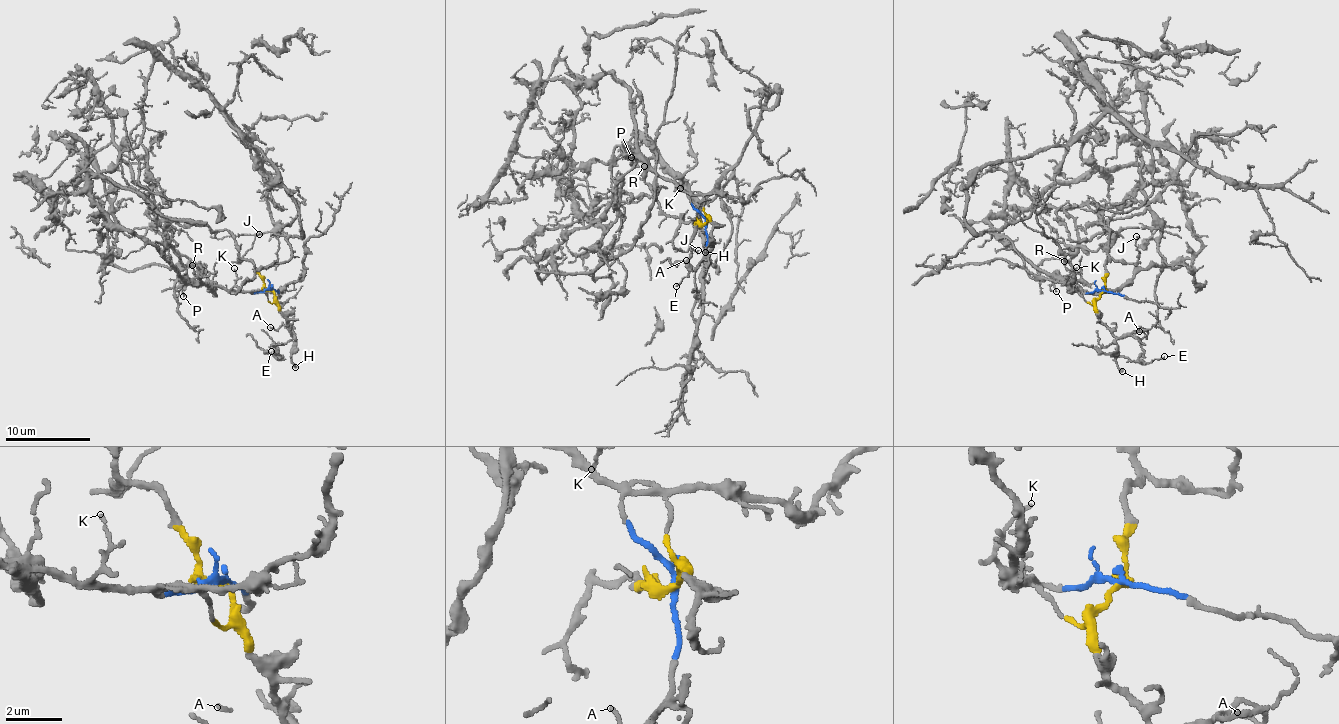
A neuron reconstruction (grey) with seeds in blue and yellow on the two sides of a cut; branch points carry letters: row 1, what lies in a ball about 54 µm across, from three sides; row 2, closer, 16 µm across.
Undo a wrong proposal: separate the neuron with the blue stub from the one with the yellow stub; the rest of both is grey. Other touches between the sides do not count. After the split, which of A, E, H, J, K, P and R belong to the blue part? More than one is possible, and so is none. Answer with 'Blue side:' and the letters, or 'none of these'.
Blue side: K, P, R

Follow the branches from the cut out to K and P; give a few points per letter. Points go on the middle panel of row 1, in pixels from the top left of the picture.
K: (705, 223), (677, 179), (681, 179), (681, 187)
P: (705, 223), (690, 197), (672, 182), (656, 177), (630, 154), (631, 158)

